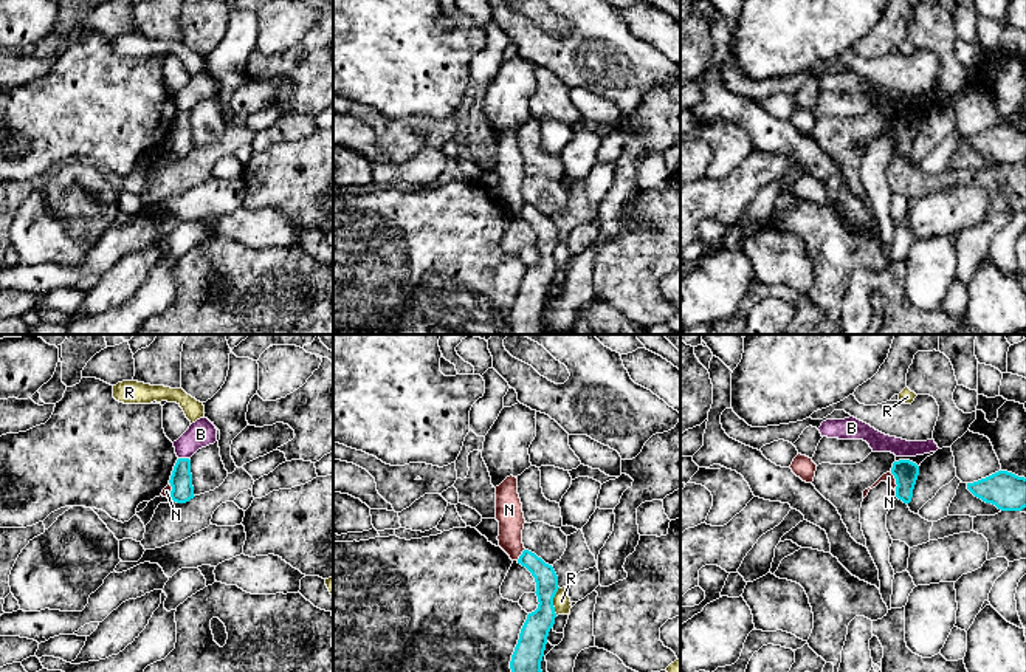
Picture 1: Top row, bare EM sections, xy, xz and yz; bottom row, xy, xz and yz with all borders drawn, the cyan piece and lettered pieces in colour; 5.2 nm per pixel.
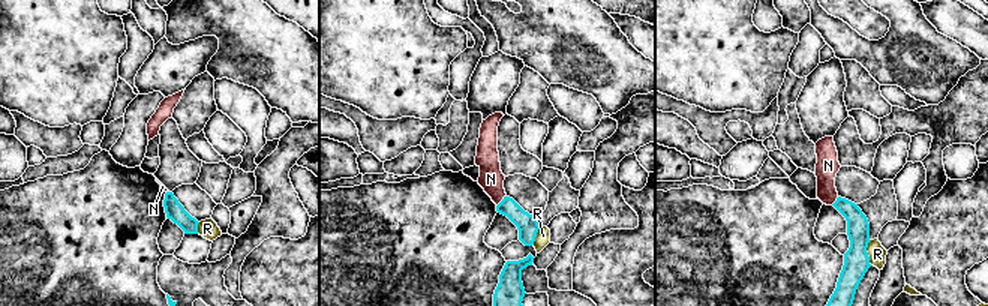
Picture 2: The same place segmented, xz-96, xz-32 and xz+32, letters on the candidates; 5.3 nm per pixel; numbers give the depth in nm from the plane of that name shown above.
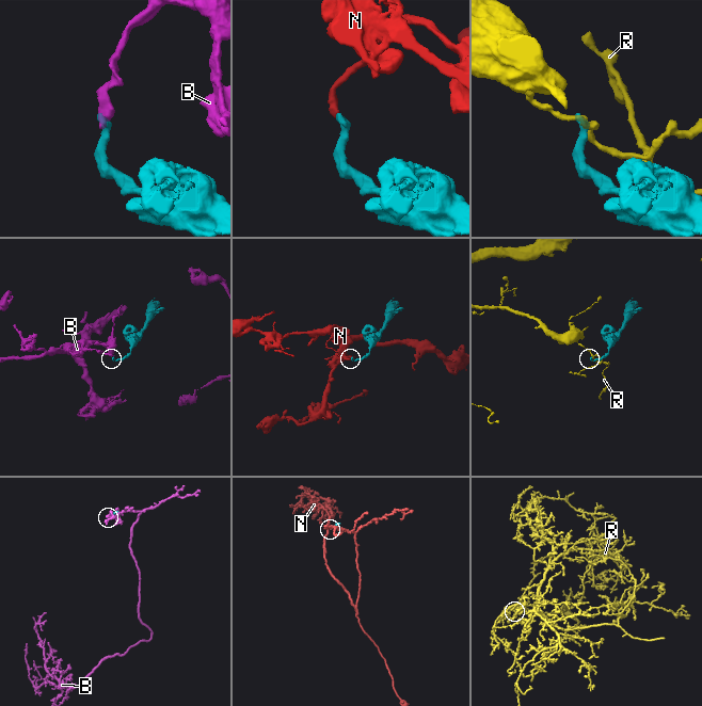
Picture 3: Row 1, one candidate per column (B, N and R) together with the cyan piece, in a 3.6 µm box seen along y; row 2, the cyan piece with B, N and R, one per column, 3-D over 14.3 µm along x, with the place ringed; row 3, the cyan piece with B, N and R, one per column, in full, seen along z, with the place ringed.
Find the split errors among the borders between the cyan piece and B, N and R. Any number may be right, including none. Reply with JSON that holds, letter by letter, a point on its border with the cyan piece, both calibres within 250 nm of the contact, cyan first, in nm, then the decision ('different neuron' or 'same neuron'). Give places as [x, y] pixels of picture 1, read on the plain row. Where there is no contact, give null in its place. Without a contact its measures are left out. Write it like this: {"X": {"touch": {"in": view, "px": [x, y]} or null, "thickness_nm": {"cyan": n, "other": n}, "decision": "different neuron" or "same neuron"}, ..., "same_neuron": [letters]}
{"B": {"touch": {"in": "xy", "px": [183, 112]}, "thickness_nm": {"cyan": 110, "other": 140}, "decision": "different neuron"}, "N": {"touch": {"in": "yz", "px": [896, 133]}, "thickness_nm": {"cyan": 130, "other": 60}, "decision": "different neuron"}, "R": {"touch": {"in": "xz", "px": [552, 254]}, "thickness_nm": {"cyan": 150, "other": 90}, "decision": "different neuron"}, "same_neuron": []}

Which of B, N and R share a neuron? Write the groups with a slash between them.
B / N / R

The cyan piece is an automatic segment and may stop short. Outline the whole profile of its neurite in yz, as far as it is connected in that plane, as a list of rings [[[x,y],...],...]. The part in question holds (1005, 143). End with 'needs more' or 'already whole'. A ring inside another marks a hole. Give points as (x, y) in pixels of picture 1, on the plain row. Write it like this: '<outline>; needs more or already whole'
[[[998,124],[978,135],[967,136],[967,142],[1001,164],[1021,164],[1026,161],[1026,132],[1007,124]]]; already whole

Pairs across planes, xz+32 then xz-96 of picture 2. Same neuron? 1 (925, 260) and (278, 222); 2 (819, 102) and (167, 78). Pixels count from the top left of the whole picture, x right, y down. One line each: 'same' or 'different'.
1: different
2: same

